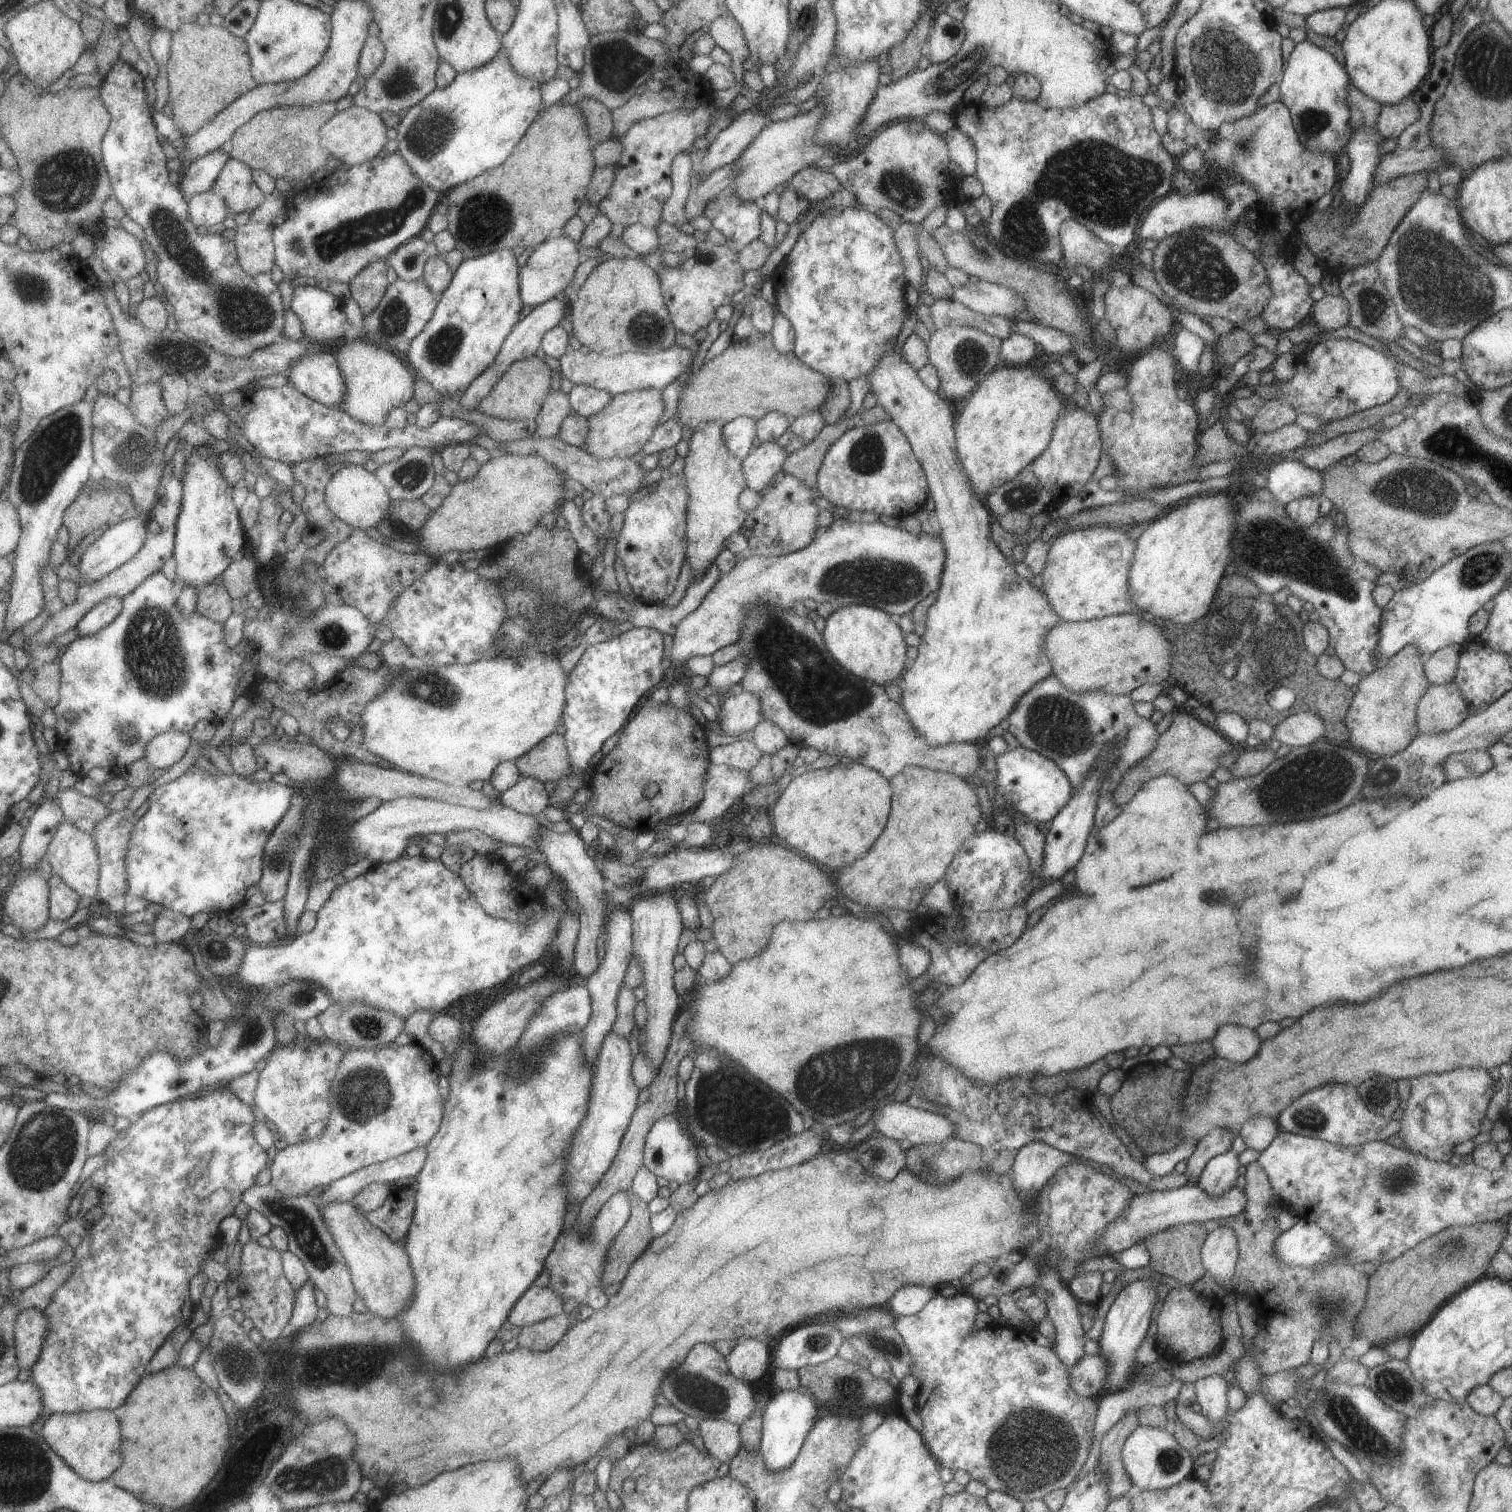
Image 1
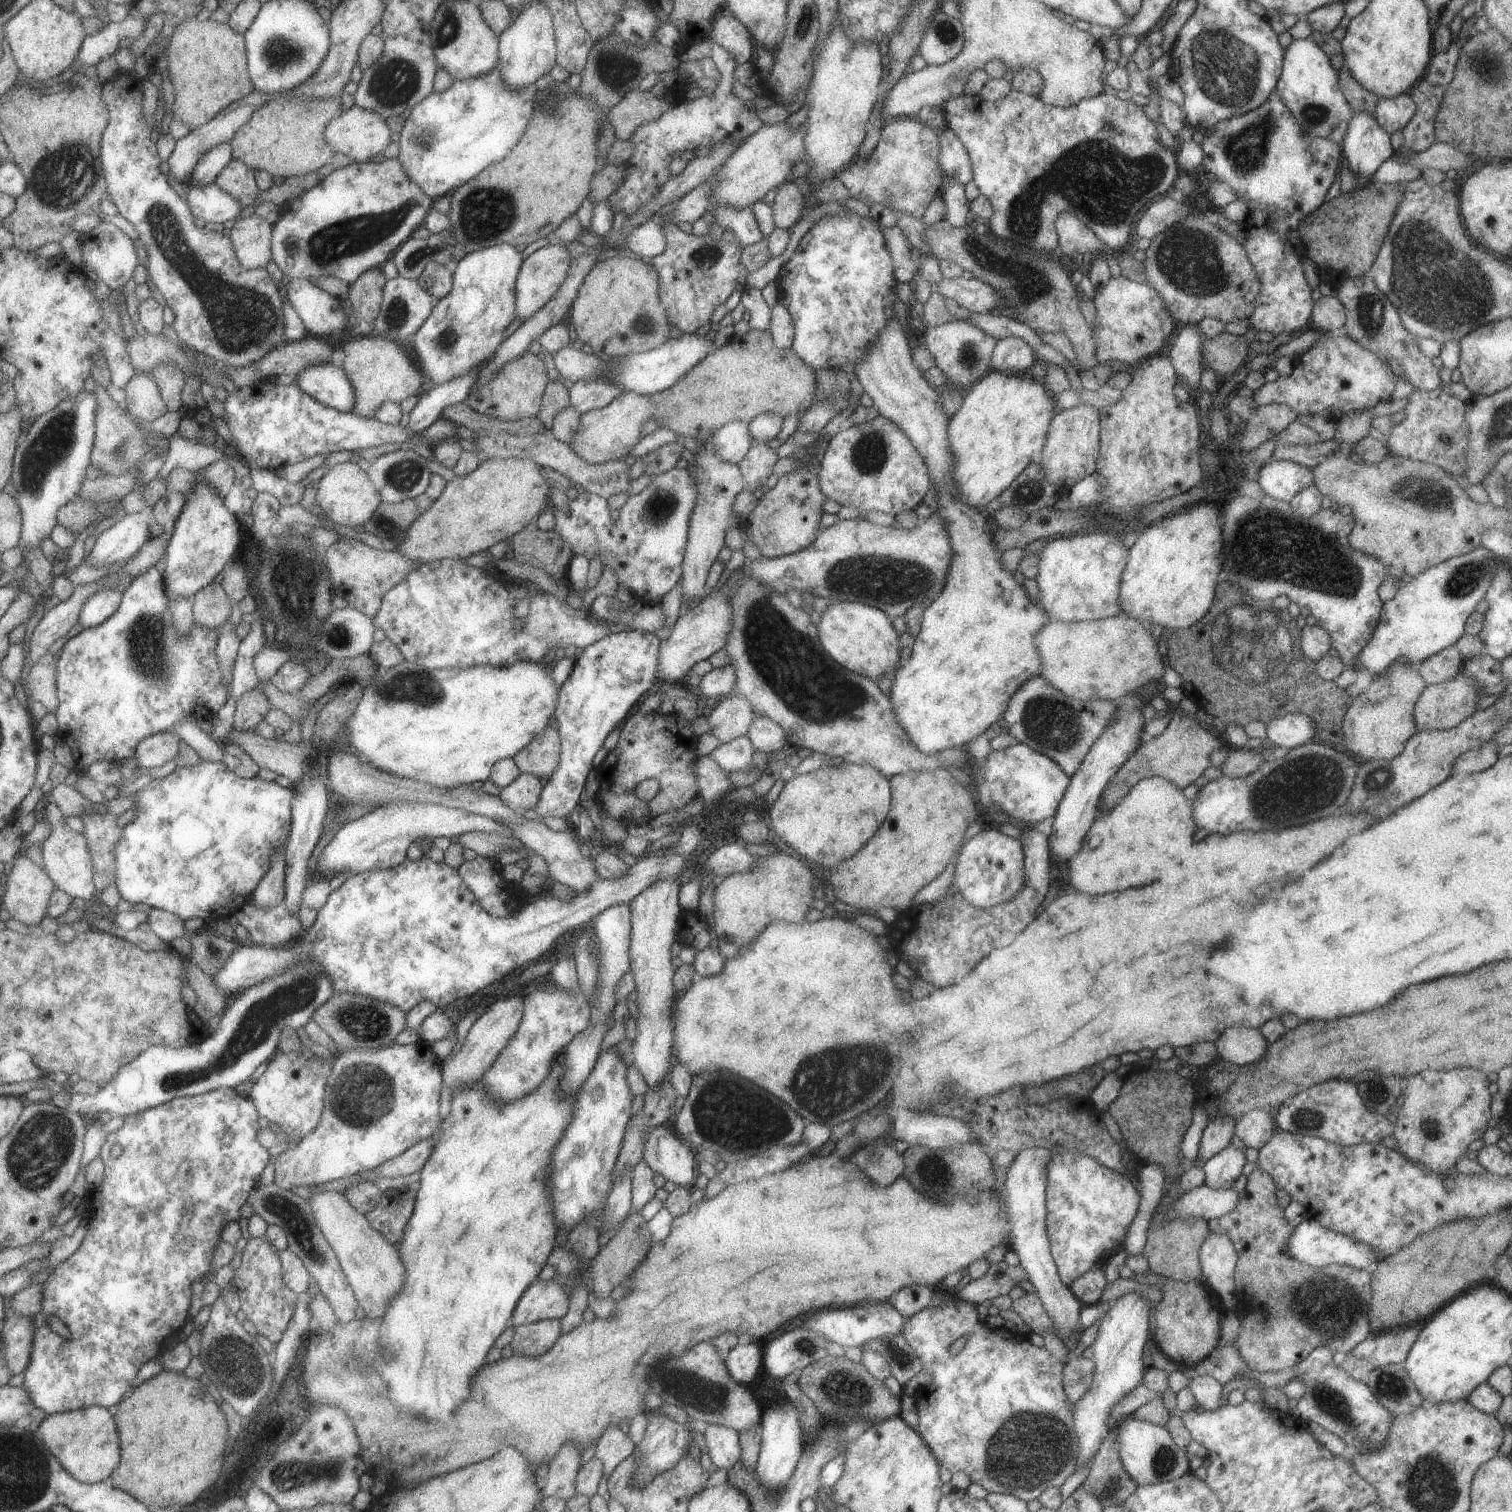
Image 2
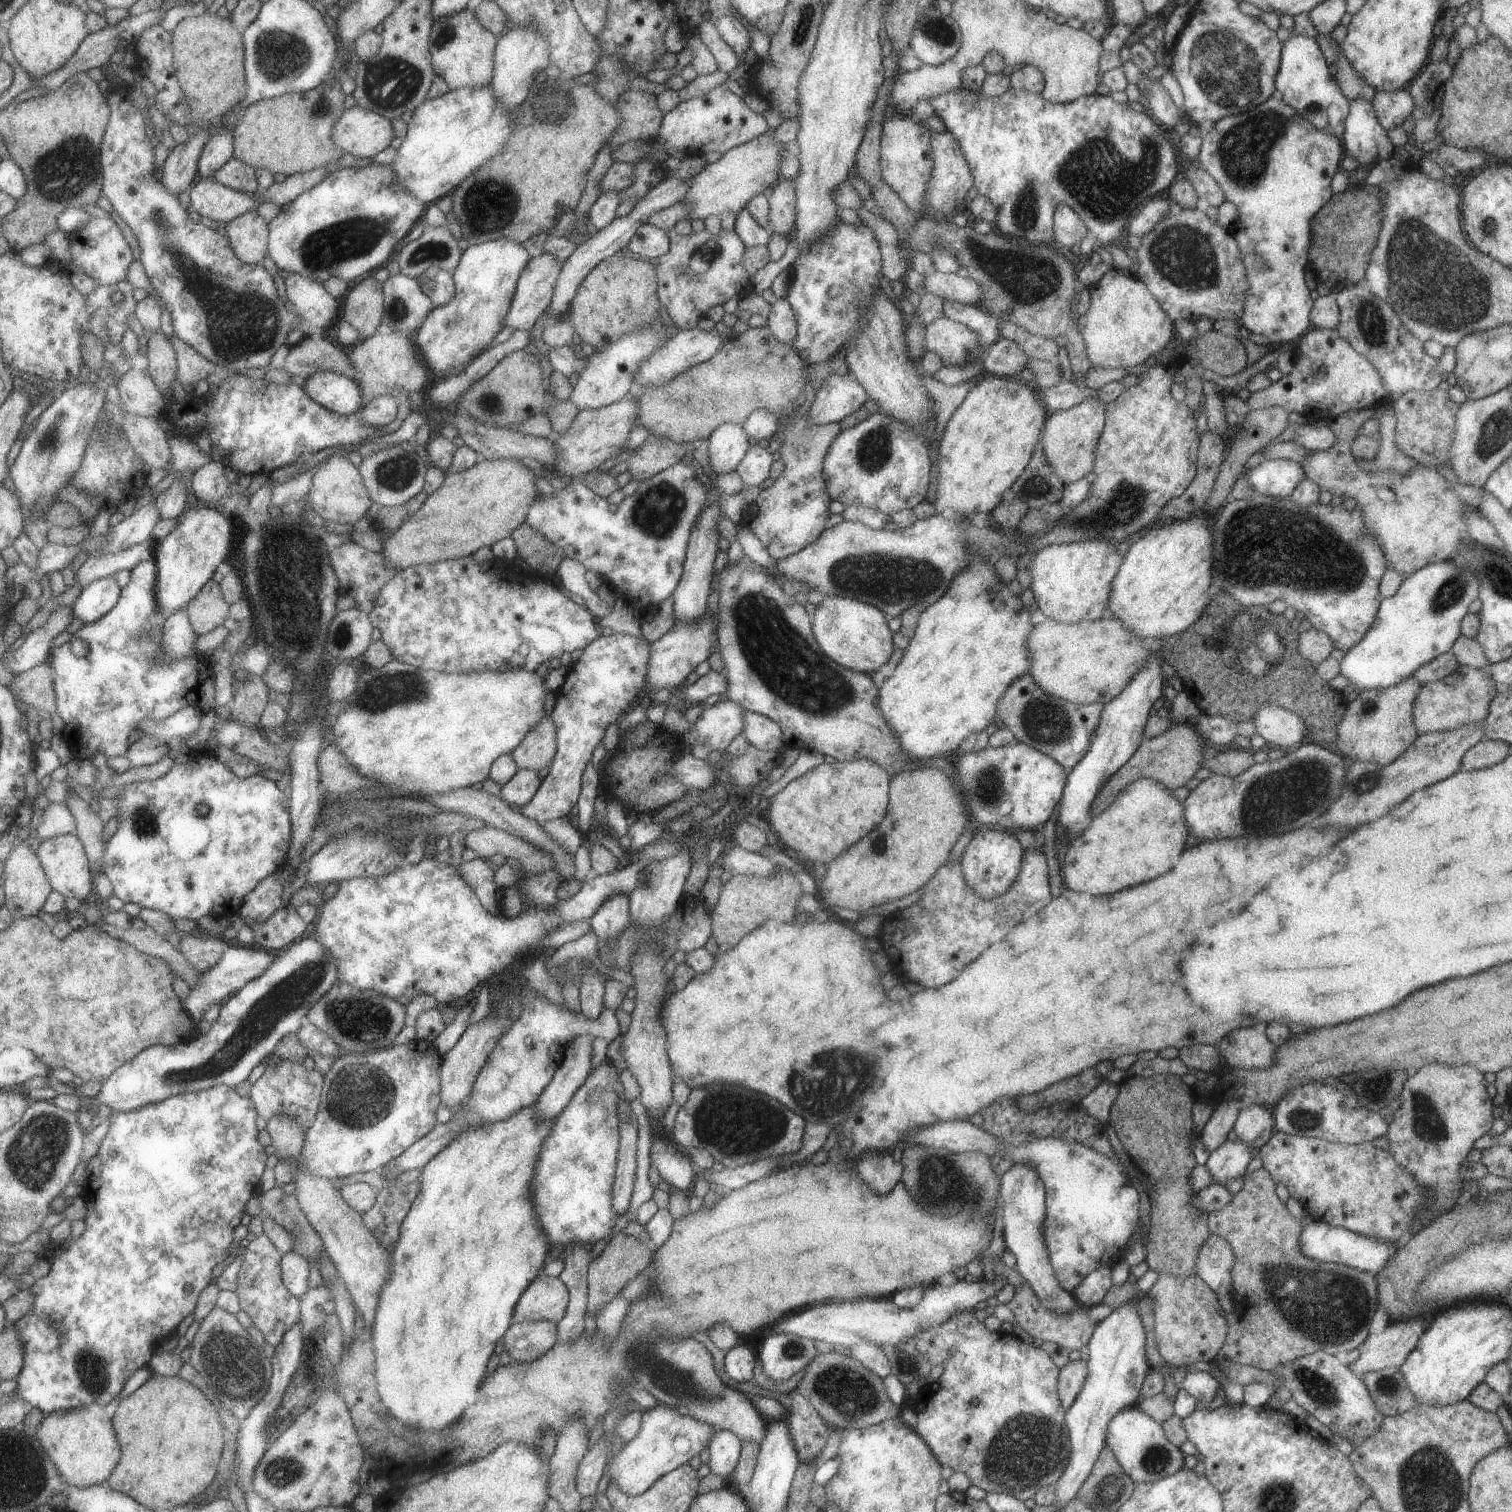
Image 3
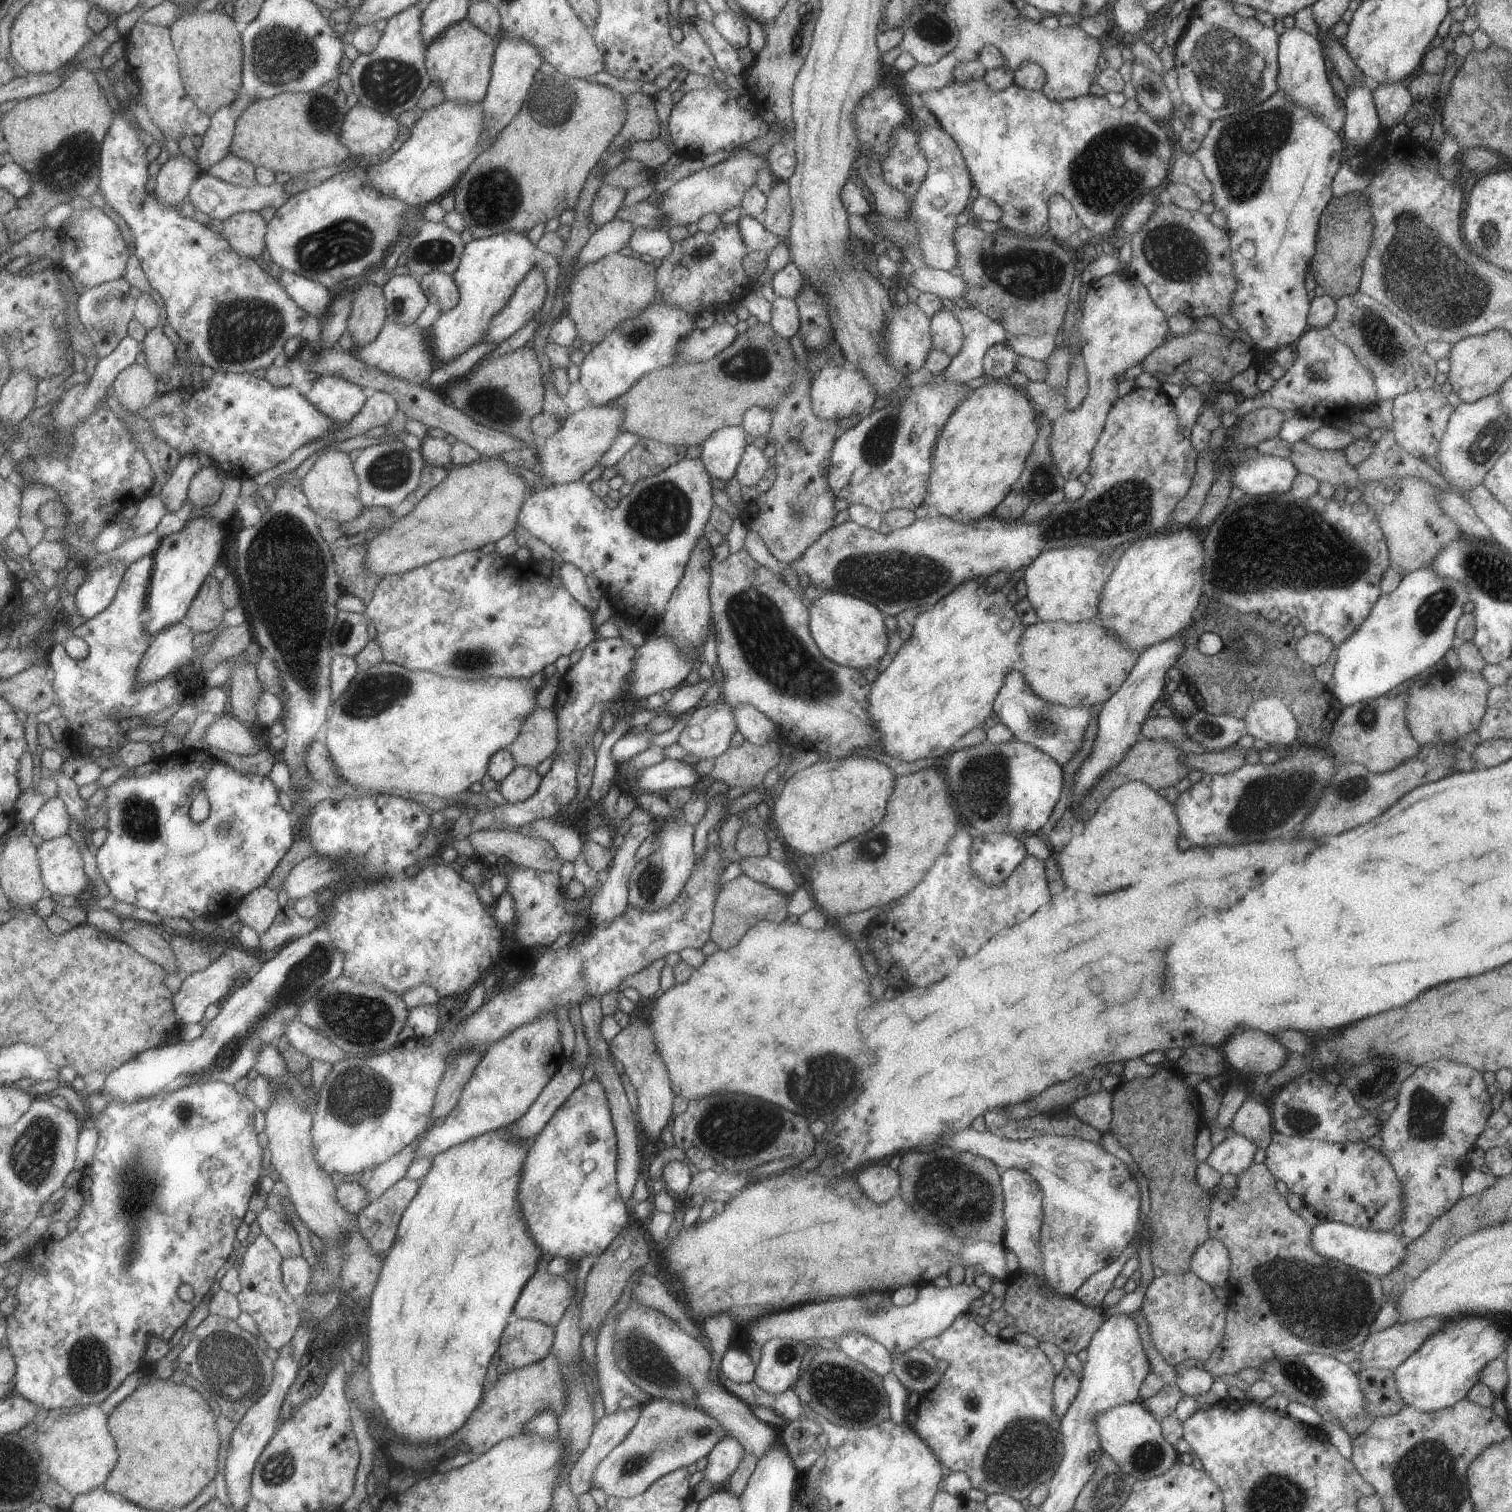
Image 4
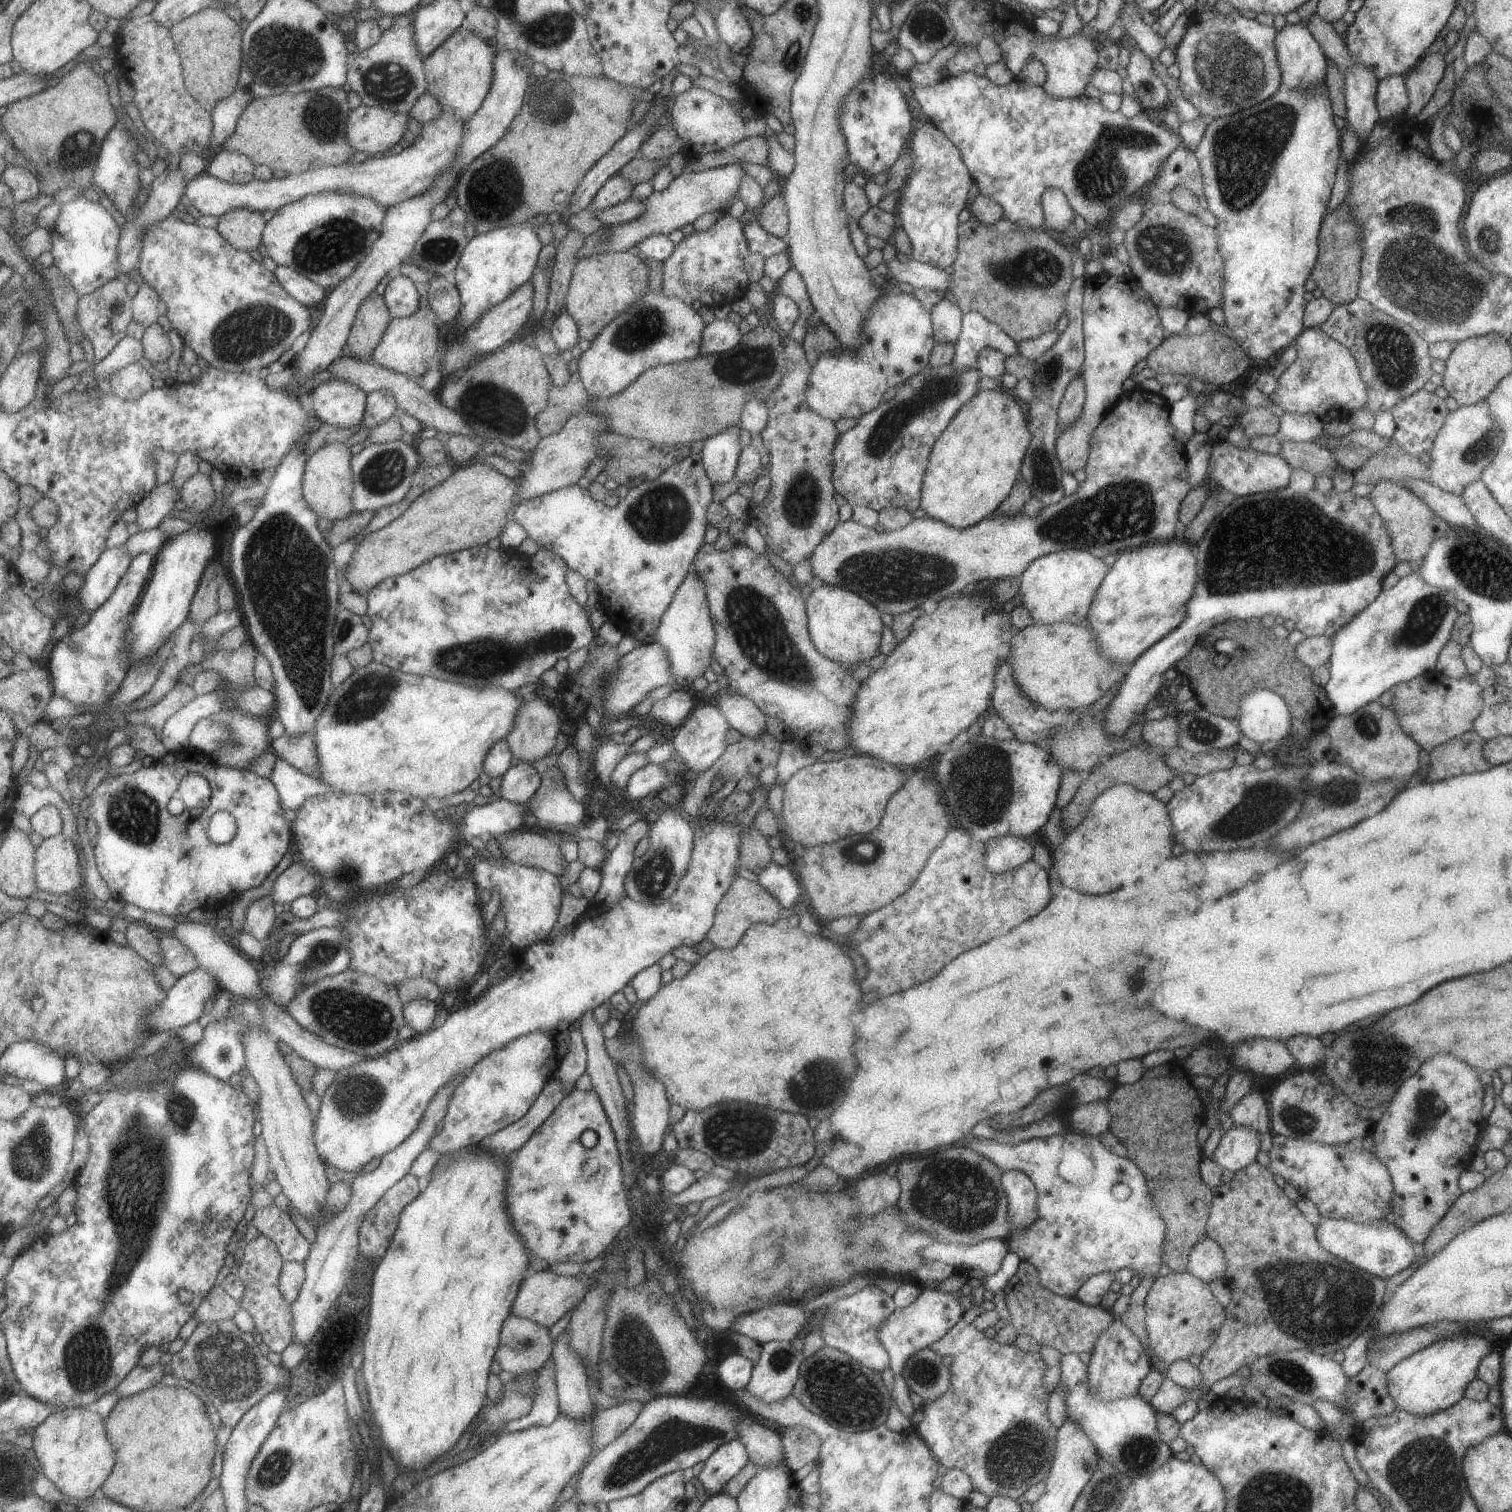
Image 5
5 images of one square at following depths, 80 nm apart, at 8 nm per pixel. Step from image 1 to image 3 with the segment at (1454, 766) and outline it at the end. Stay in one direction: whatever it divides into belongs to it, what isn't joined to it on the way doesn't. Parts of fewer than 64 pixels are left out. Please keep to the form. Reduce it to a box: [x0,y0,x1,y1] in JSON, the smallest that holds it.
[1461,739,1509,771]

